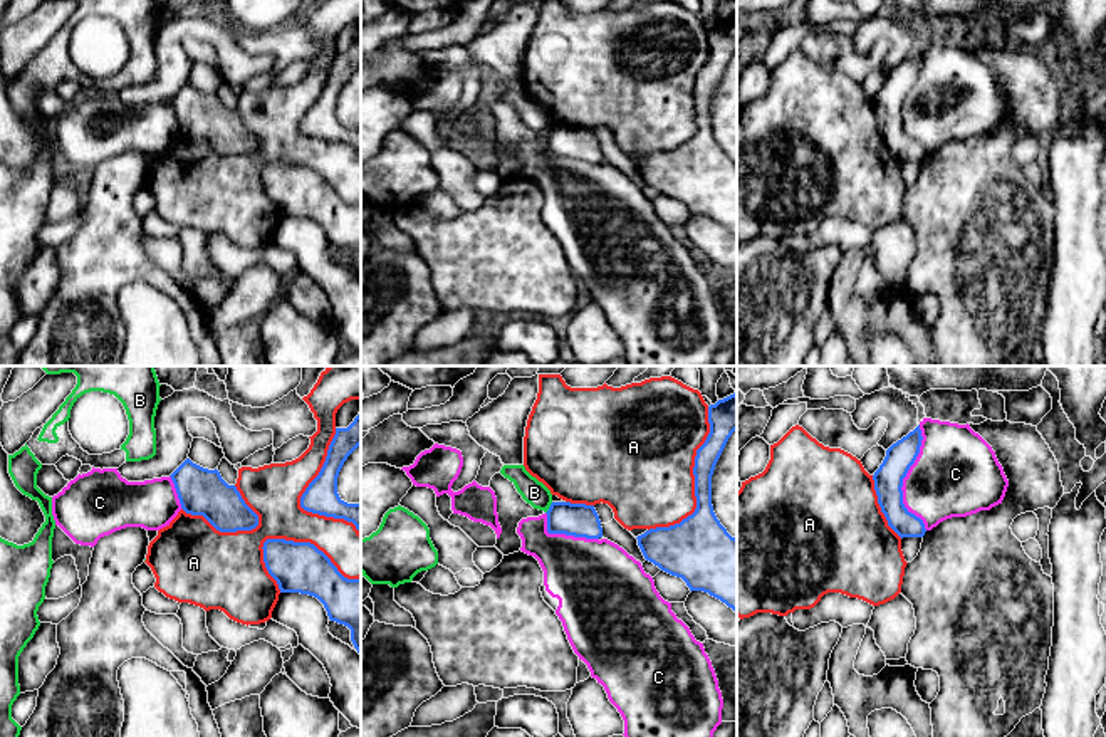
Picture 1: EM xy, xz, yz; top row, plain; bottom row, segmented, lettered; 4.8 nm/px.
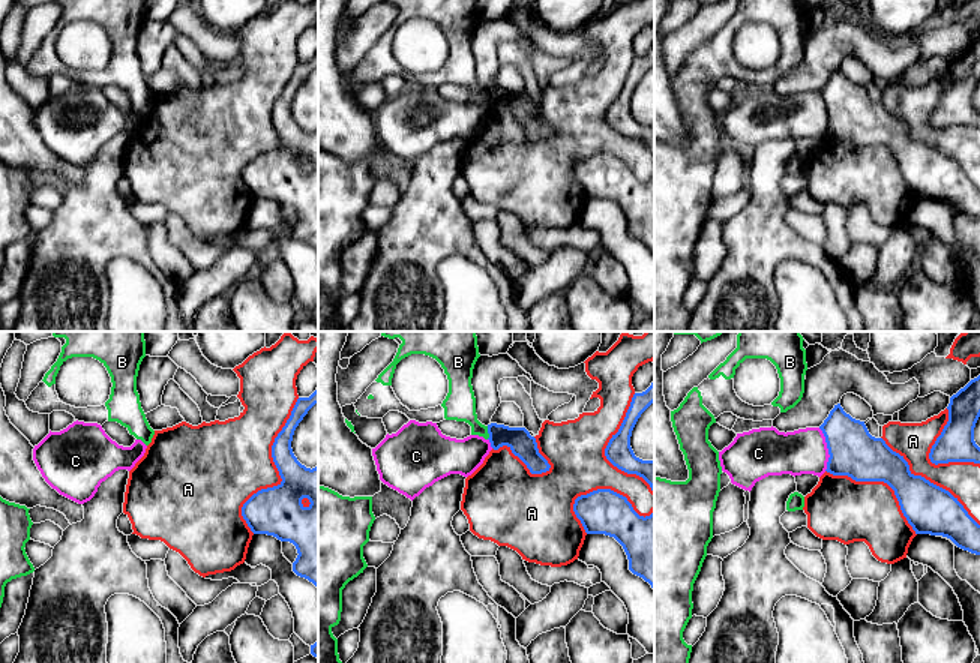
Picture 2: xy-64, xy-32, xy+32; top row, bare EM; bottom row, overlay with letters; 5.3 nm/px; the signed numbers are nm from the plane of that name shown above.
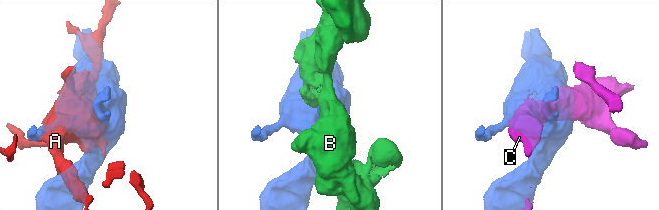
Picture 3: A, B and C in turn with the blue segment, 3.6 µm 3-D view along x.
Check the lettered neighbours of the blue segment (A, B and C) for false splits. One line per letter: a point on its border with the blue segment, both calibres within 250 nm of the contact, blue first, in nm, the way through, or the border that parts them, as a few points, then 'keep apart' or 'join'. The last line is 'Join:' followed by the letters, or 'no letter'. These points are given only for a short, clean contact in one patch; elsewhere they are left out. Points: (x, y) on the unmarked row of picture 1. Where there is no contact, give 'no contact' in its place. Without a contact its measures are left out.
A: contact xz (695, 106); calibres 220 and 460 nm; keep apart
B: contact xz (549, 131); calibres 160 and 120 nm; border xz (552, 126), (546, 136); keep apart
C: contact yz (903, 101); calibres 140 and 400 nm; keep apart
Join: no letter

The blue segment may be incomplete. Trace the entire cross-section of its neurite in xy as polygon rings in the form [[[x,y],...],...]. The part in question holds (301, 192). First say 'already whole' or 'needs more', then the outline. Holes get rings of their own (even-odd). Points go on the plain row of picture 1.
already whole; [[[267,163],[262,173],[265,191],[280,217],[317,222],[331,245],[351,254],[351,265],[361,279],[361,201],[344,201],[310,166]]]

